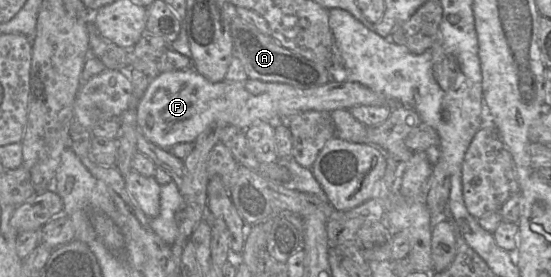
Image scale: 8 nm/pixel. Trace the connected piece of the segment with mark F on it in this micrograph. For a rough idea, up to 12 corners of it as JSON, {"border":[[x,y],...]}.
{"border":[[159,73],[137,104],[168,150],[214,123],[245,130],[308,110],[393,107],[340,76],[298,88]]}

